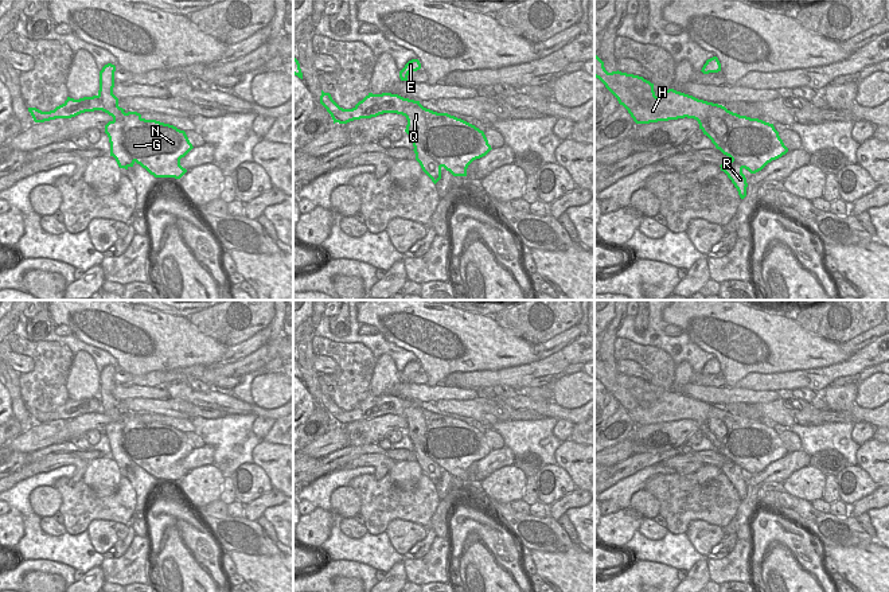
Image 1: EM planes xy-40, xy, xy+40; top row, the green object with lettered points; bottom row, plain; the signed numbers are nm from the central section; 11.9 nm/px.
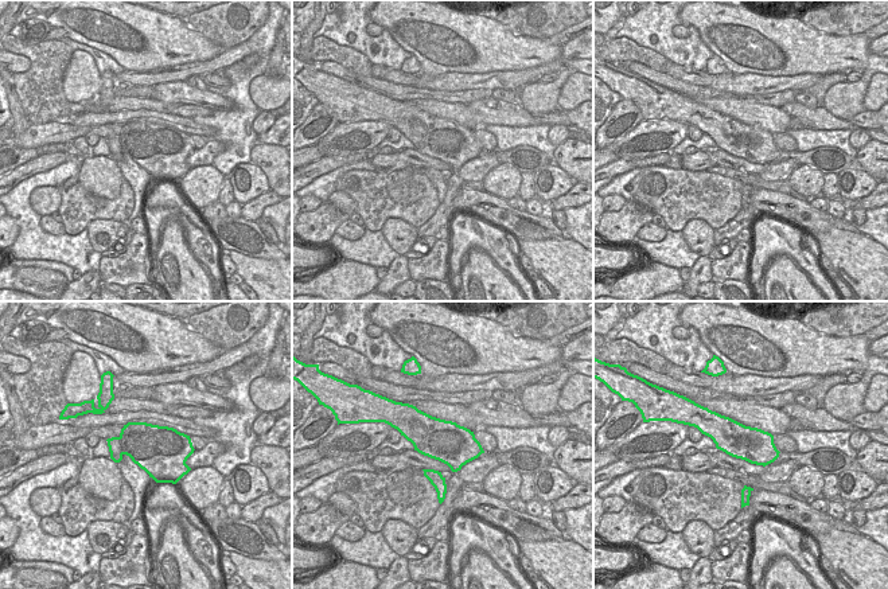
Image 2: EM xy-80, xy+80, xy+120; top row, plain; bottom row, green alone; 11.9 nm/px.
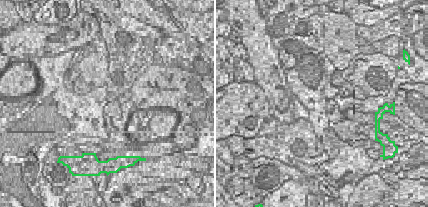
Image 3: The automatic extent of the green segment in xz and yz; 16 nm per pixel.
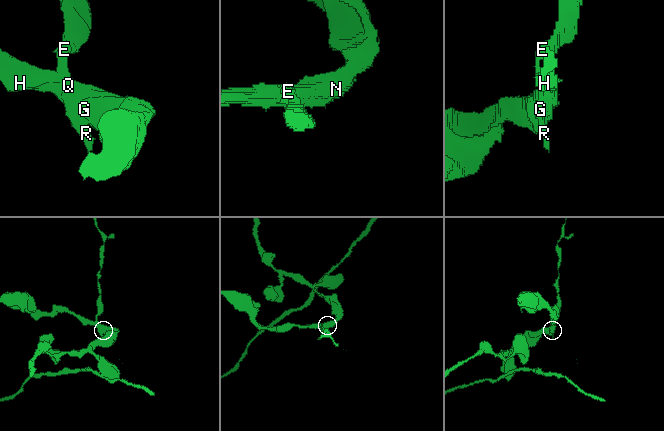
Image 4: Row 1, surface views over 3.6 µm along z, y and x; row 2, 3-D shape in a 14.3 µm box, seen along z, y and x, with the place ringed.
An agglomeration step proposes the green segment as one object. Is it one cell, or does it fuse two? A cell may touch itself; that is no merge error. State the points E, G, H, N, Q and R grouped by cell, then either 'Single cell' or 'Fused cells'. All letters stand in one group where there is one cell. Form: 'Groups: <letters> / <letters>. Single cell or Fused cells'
Groups: E Q R / G H N. Fused cells.

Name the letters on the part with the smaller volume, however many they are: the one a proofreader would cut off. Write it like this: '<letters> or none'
E, Q, R

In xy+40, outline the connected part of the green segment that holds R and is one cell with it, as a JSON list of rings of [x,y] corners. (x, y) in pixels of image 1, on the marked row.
[[[726,160],[720,167],[737,188],[740,198],[744,199],[746,196],[748,183],[745,175],[742,174],[742,165],[734,160]]]

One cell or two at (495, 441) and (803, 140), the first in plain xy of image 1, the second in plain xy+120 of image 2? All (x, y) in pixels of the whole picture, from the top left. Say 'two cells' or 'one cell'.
two cells

